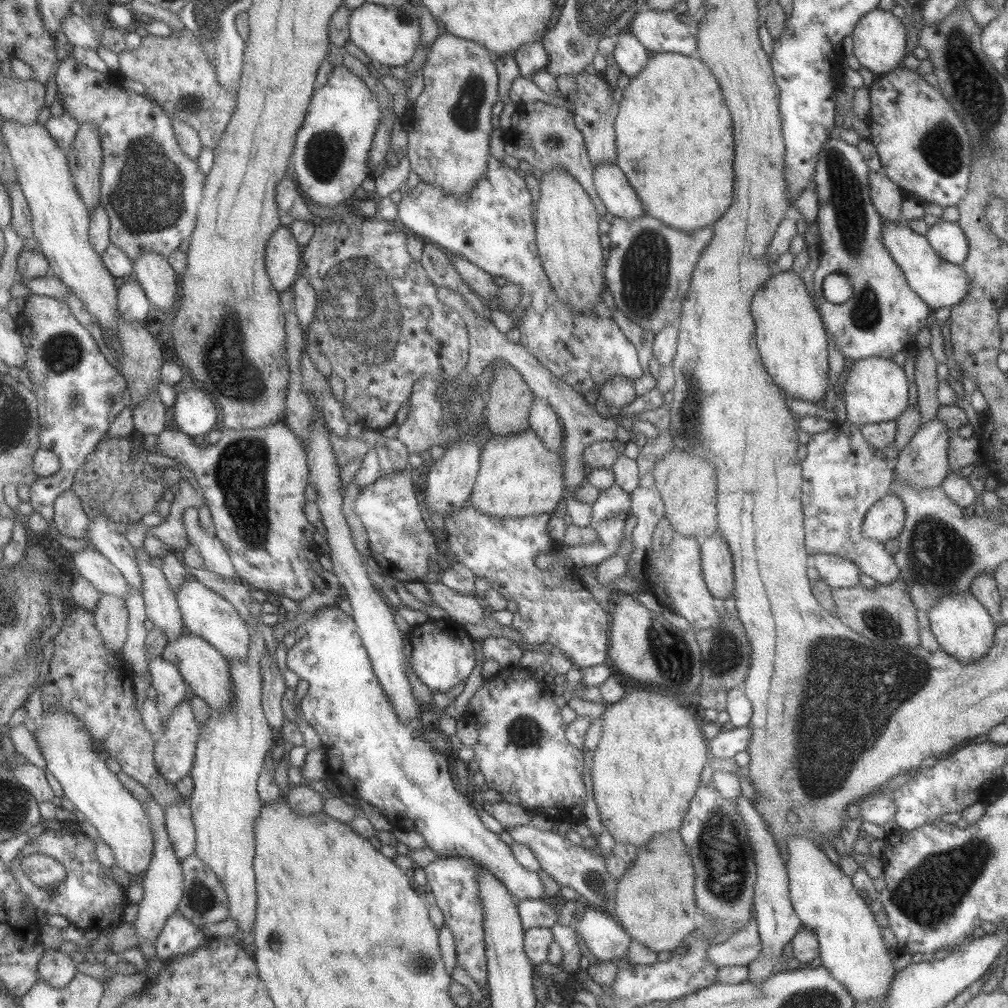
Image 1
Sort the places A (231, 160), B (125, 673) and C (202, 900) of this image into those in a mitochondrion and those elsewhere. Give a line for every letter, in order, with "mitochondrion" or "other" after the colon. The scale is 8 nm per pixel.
A: other
B: other
C: mitochondrion

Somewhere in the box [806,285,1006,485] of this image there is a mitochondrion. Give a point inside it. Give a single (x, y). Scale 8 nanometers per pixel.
(866, 314)

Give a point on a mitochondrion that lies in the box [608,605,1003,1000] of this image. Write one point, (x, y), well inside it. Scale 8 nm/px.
(840, 689)

